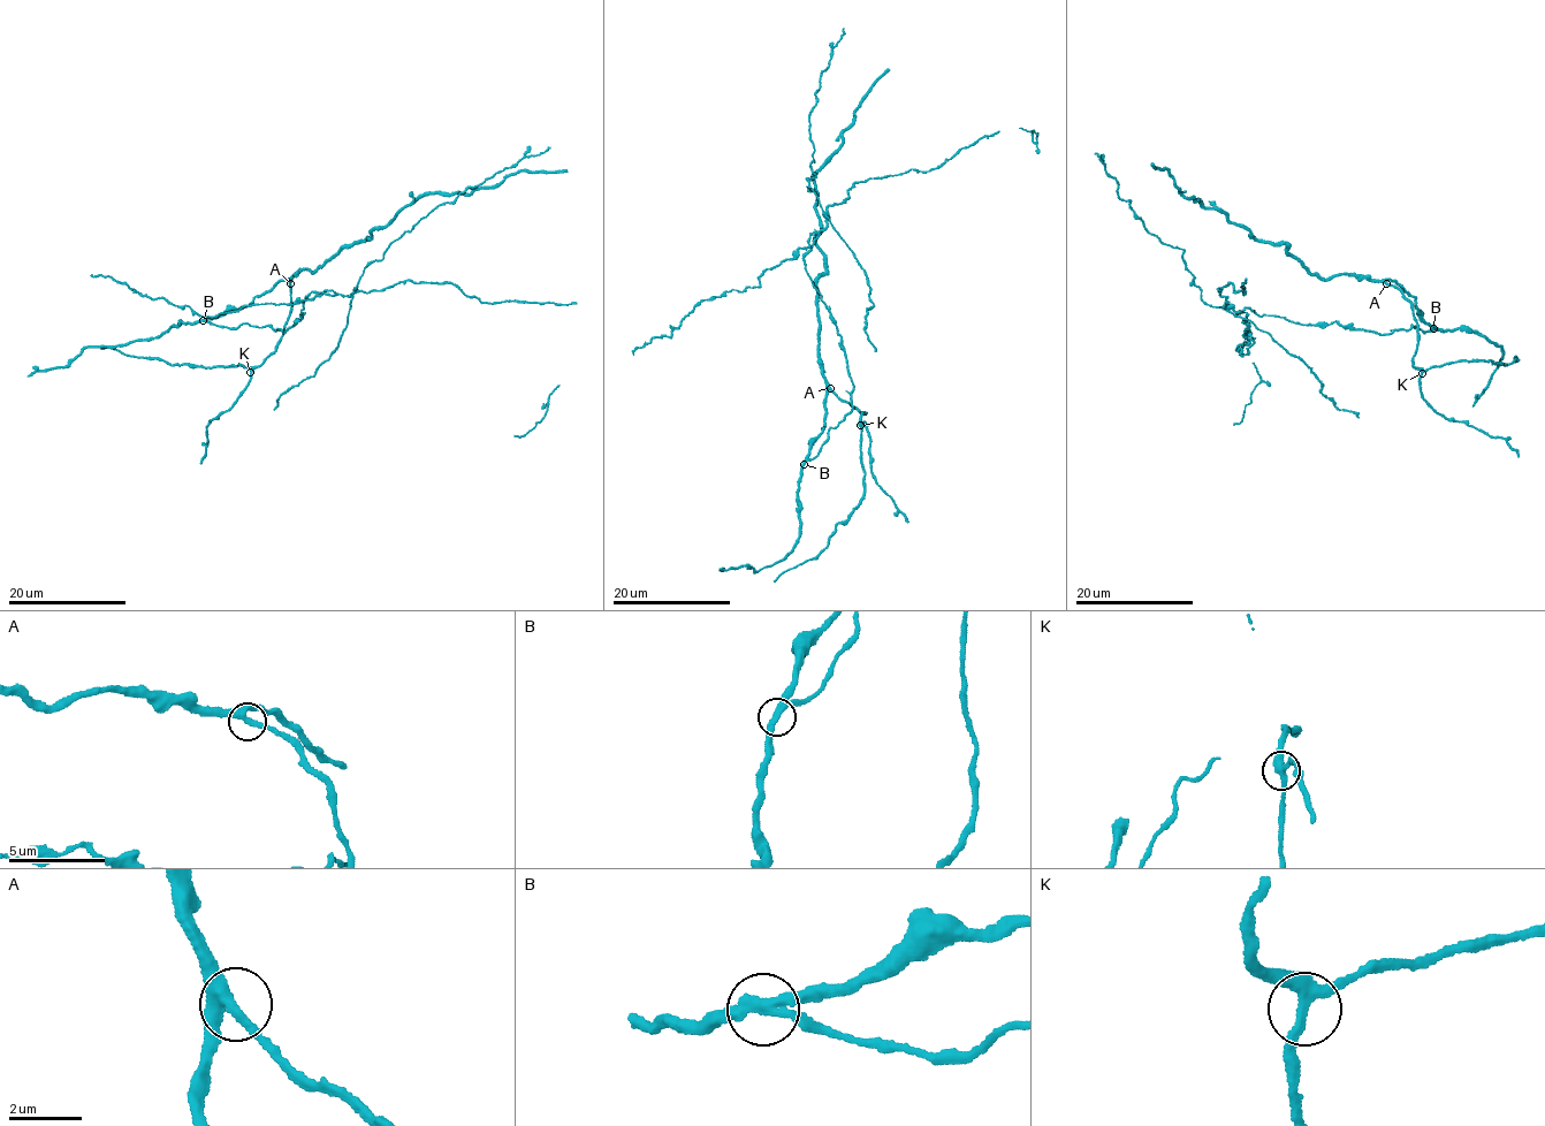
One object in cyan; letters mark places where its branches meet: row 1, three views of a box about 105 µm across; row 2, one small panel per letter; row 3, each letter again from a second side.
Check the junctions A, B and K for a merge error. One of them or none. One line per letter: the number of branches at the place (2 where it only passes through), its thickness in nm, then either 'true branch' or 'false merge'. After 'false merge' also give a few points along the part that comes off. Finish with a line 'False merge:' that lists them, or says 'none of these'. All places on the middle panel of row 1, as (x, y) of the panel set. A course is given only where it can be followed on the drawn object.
A: 3 branches meet; 320 nm thick; true branch
B: 3 branches meet; 280 nm thick; false merge
K: 3 branches meet; 280 nm thick; true branch
False merge: B

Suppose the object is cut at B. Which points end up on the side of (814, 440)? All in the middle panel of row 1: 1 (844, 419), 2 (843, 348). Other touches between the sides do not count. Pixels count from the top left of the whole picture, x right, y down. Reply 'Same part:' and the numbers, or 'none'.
Same part: none

